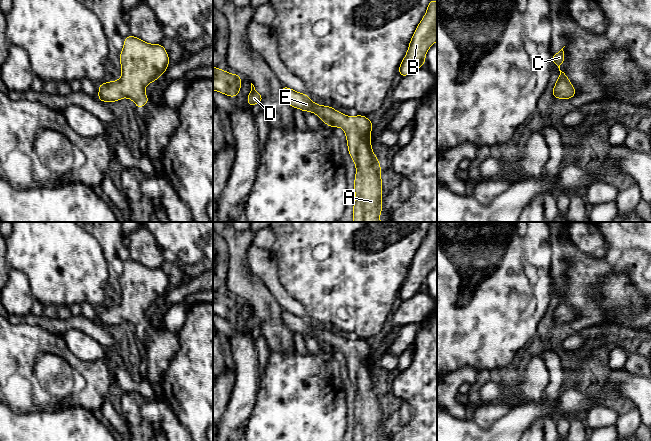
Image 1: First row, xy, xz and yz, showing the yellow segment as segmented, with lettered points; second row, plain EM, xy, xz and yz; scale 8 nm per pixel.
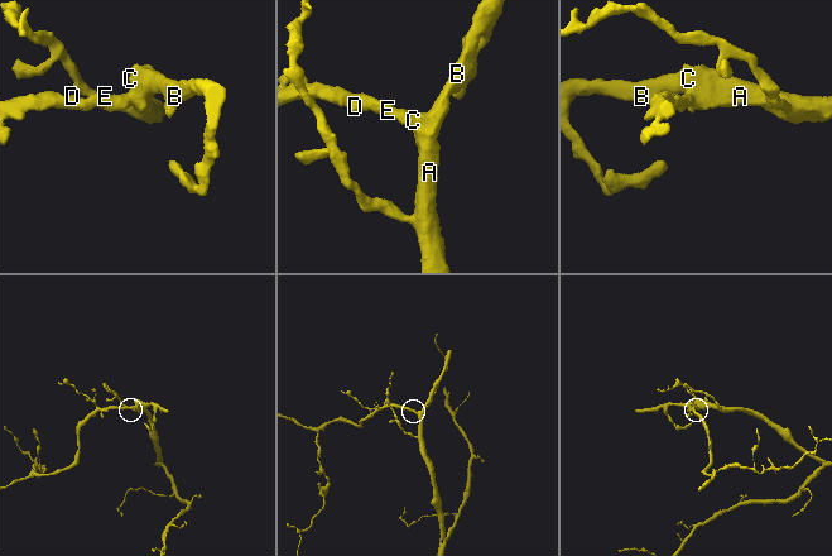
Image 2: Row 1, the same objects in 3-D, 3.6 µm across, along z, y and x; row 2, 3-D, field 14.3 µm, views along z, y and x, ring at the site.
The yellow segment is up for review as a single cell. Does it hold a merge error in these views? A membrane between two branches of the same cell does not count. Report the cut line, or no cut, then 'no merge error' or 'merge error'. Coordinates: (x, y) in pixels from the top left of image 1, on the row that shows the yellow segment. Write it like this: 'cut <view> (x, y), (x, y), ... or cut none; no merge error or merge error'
cut none; no merge error

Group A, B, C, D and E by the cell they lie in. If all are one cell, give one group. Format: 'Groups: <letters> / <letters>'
Groups: A B C D E

